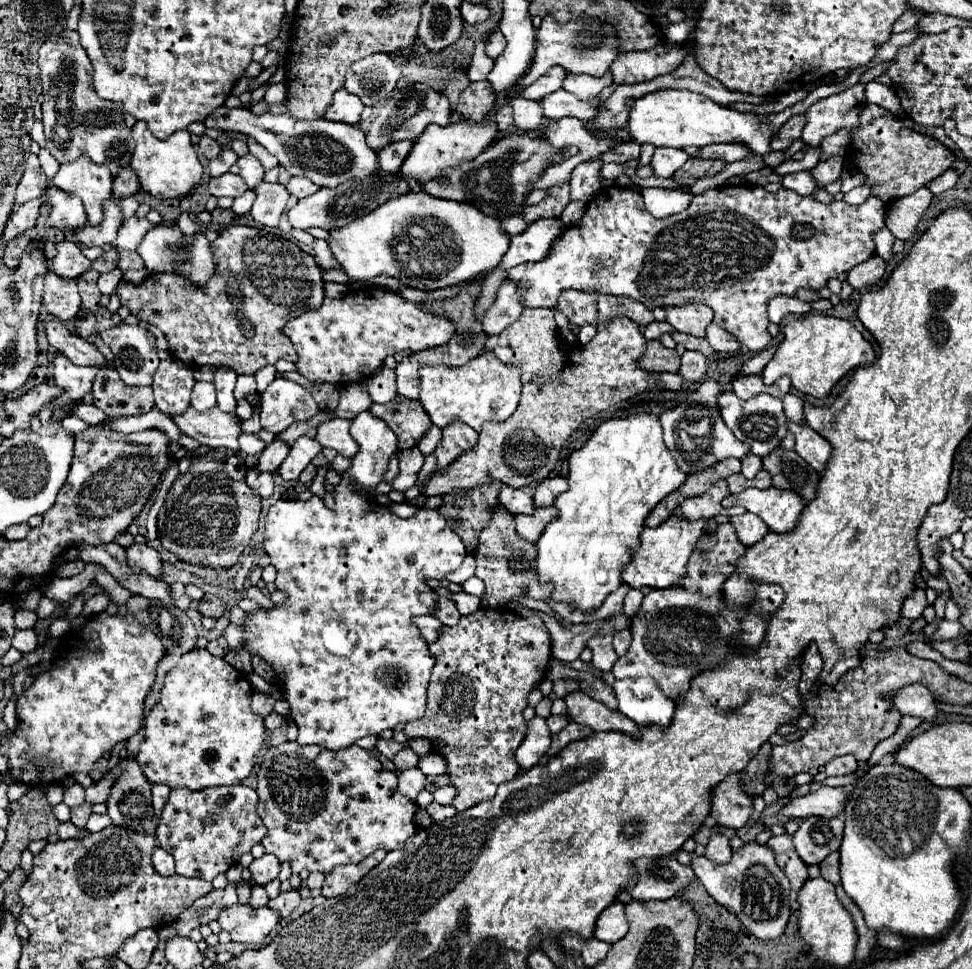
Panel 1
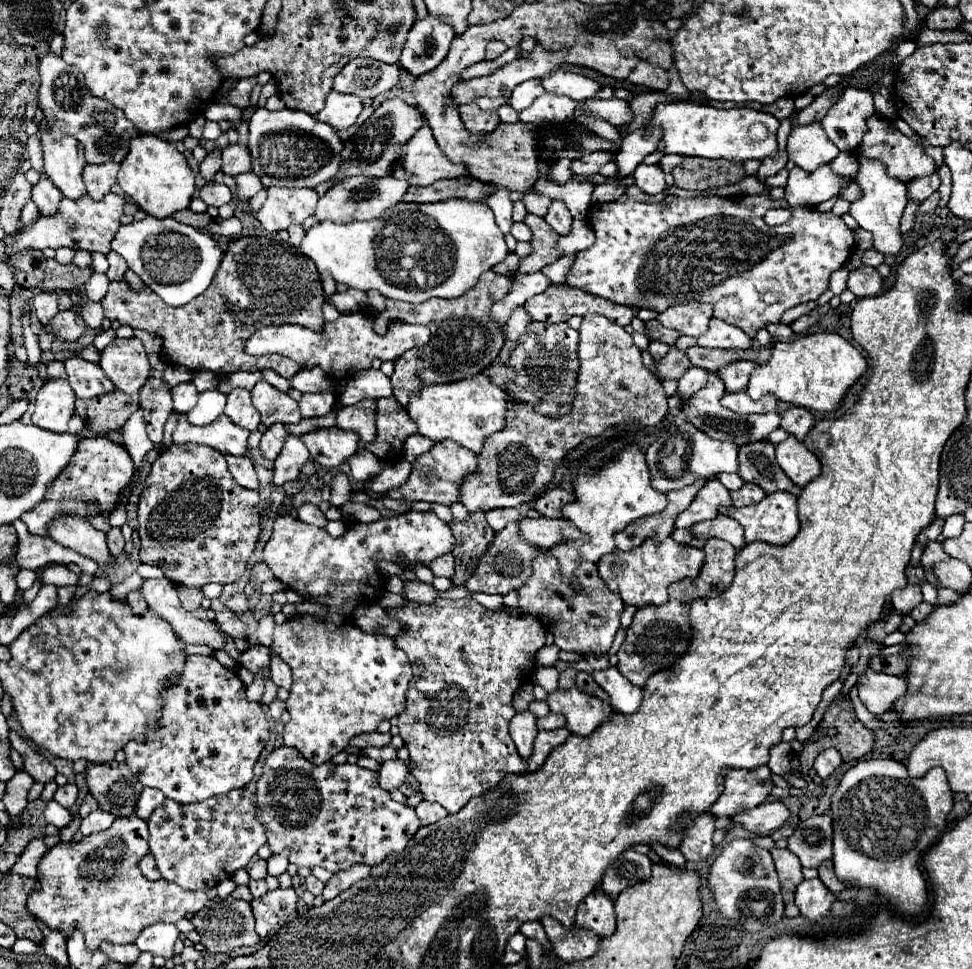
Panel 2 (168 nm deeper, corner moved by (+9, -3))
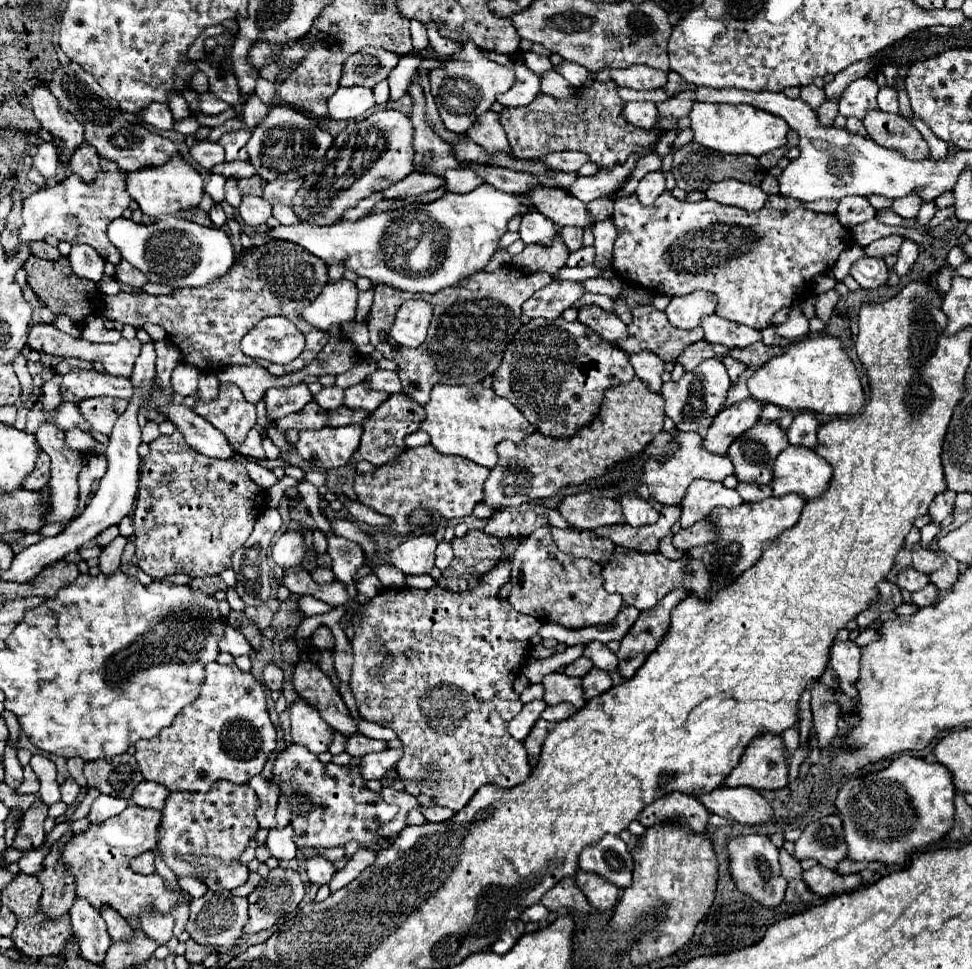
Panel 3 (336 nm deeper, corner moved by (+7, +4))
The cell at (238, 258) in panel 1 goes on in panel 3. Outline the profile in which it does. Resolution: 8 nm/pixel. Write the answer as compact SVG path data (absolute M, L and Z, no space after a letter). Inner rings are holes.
M270 241L258 249L254 249L252 253L244 253L244 263L238 263L234 265L224 277L218 277L216 281L212 281L210 285L204 285L204 287L194 287L194 289L178 289L174 295L160 295L160 297L154 297L154 295L148 295L148 293L142 293L142 295L132 295L132 293L124 293L120 291L118 295L108 295L104 297L104 307L102 307L102 315L106 319L112 319L112 321L122 321L126 325L134 325L134 327L140 327L144 323L156 323L160 327L166 329L168 333L168 341L174 343L182 355L184 355L184 361L186 363L192 363L196 365L198 369L206 371L206 373L212 373L212 371L218 371L222 367L228 367L228 365L252 365L252 363L258 363L262 367L266 367L272 375L280 377L280 375L286 375L286 373L292 373L292 371L300 371L304 369L308 363L312 363L316 359L316 355L322 351L322 347L326 345L328 341L328 335L322 333L322 331L316 331L314 327L308 327L306 323L302 323L300 319L300 313L306 305L310 305L322 291L322 287L328 283L328 265L322 263L322 259L310 255L306 249L302 247L296 247L294 243L288 243L288 241ZM270 315L284 315L286 319L290 319L306 337L306 347L304 351L300 353L298 359L294 359L292 363L288 365L276 365L276 363L270 363L270 361L262 361L262 359L250 359L242 353L240 349L240 339L264 317L270 317Z

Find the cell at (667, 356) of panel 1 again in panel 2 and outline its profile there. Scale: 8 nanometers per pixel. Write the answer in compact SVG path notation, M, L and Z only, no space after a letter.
M674 346L668 350L668 354L664 358L654 360L654 368L656 368L656 372L658 372L660 378L678 380L688 366L690 366L688 356L682 350L674 348Z

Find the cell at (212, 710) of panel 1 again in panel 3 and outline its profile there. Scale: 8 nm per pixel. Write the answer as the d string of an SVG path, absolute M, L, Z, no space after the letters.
M214 661L214 663L208 663L208 665L206 665L206 681L204 681L202 687L200 687L200 697L198 697L192 705L186 705L186 707L176 715L176 721L174 721L170 727L166 727L158 737L148 739L148 741L138 741L138 743L136 743L136 755L134 755L134 757L136 757L138 765L140 765L140 771L142 771L142 775L144 775L146 781L156 781L156 783L168 787L170 791L198 791L198 793L206 793L206 791L210 791L212 783L216 783L216 781L220 781L220 779L226 779L226 781L232 781L232 783L248 783L254 775L262 773L264 763L268 761L268 757L270 757L270 753L272 753L274 749L276 749L276 729L274 729L274 725L272 725L270 717L268 717L268 711L266 711L266 693L264 693L262 683L256 681L252 673L240 671L234 663L230 663L230 665L220 665L220 663Z

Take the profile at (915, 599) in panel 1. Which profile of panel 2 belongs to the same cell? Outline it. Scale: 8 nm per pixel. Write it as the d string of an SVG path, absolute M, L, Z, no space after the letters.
M918 584L894 591L891 598L892 608L898 614L910 614L910 610L916 608L920 602L922 602L922 590Z

